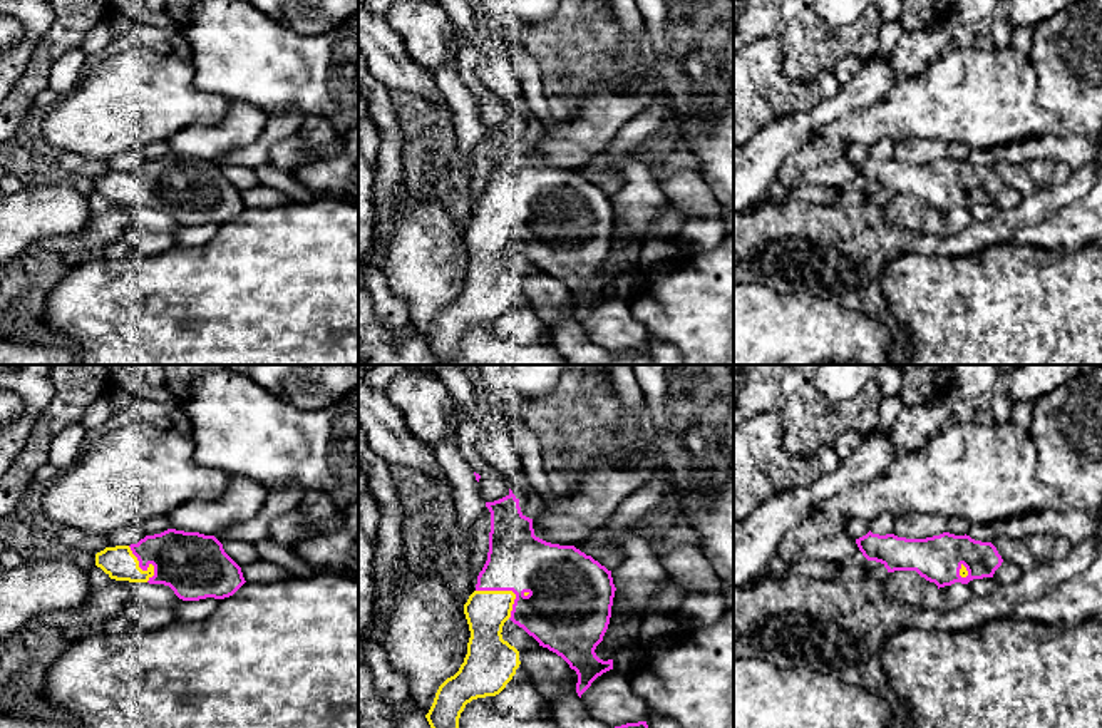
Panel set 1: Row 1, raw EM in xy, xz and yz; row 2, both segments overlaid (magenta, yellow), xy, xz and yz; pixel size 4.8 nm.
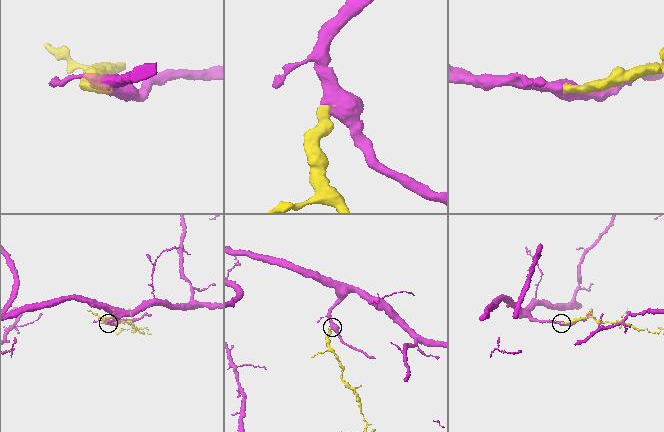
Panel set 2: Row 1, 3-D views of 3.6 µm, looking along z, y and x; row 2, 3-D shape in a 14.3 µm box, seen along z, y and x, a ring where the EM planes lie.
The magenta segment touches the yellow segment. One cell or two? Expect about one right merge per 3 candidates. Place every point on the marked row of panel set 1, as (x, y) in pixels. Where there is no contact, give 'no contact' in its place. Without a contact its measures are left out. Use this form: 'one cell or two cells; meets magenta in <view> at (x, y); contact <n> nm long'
one cell; meets magenta in xz at (506, 589); contact 220 nm long

